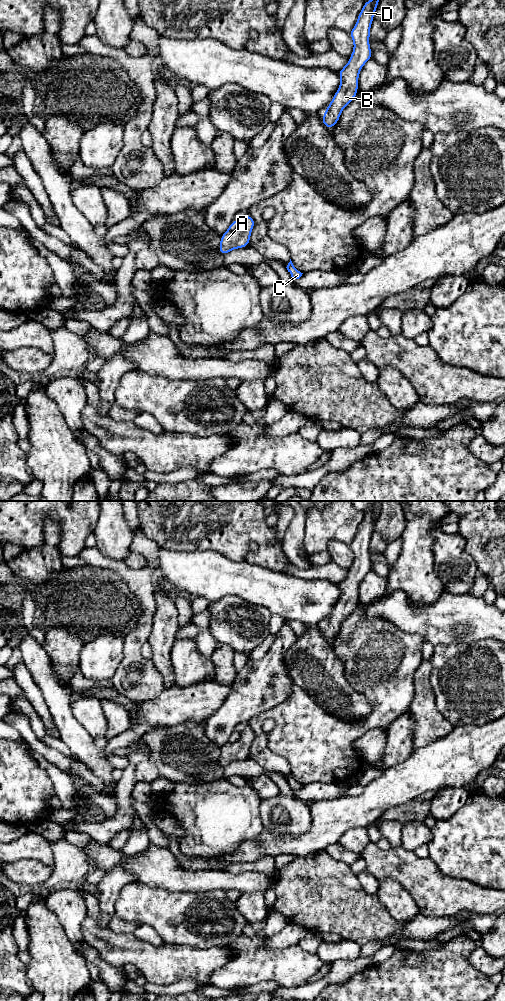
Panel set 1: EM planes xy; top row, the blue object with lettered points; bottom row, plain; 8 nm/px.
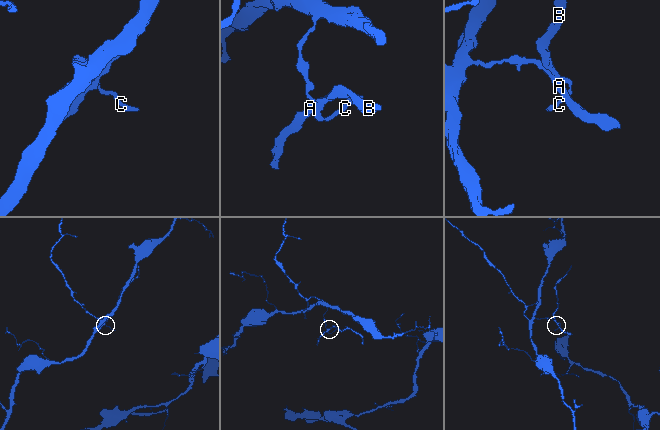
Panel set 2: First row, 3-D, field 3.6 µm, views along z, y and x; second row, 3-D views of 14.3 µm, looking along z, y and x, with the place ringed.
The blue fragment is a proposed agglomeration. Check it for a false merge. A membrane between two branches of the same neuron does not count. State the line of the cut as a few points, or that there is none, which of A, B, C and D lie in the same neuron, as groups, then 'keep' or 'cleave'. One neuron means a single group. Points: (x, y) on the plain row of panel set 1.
cut in xy along (240, 733), (240, 737), (237, 740), (228, 743); A B D / C; cleave

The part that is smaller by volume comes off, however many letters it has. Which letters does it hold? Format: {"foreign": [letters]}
{"foreign": ["A", "B", "D"]}

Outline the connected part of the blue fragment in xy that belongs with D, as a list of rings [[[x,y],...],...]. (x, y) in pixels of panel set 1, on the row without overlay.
[[[376,501],[374,509],[364,514],[357,534],[349,545],[354,554],[354,561],[347,577],[338,583],[341,590],[340,598],[322,628],[322,635],[328,641],[334,639],[340,631],[341,623],[356,610],[360,582],[372,570],[369,558],[370,540],[380,509],[381,501]]]

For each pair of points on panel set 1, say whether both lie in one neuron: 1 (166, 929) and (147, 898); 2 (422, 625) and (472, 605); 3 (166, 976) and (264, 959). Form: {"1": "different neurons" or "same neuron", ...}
{"1": "same neuron", "2": "same neuron", "3": "different neurons"}

